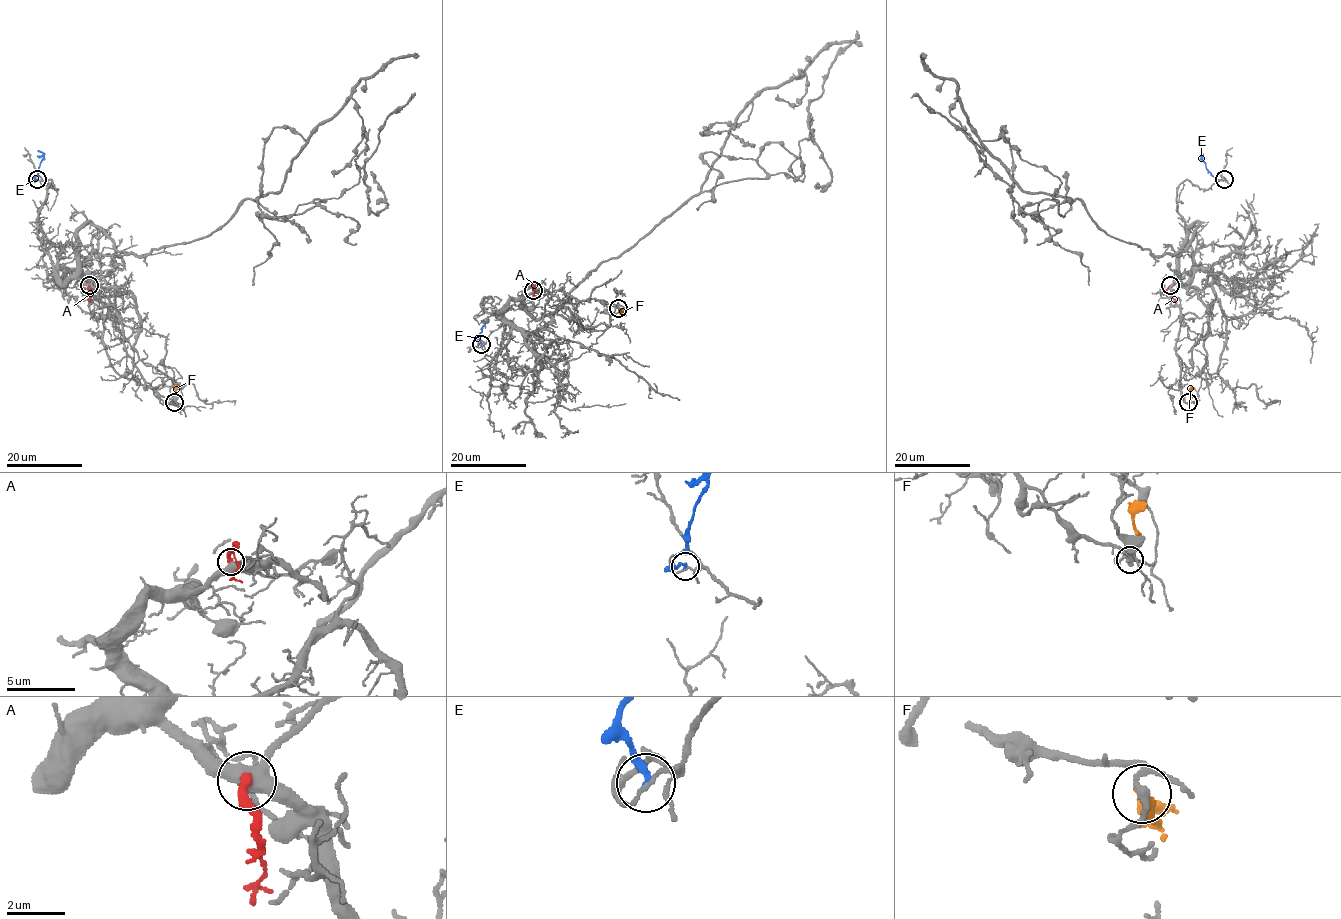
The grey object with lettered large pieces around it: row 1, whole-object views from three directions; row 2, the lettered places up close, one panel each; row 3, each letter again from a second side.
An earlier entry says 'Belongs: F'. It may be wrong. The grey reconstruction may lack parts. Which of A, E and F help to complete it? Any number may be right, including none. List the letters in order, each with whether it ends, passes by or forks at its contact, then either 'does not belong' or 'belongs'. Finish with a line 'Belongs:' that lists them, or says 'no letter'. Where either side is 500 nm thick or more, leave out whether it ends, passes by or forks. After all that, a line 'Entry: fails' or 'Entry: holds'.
A: it ends there; does not belong
E: it ends there; does not belong
F: it ends there; belongs
Belongs: F
Entry: holds

